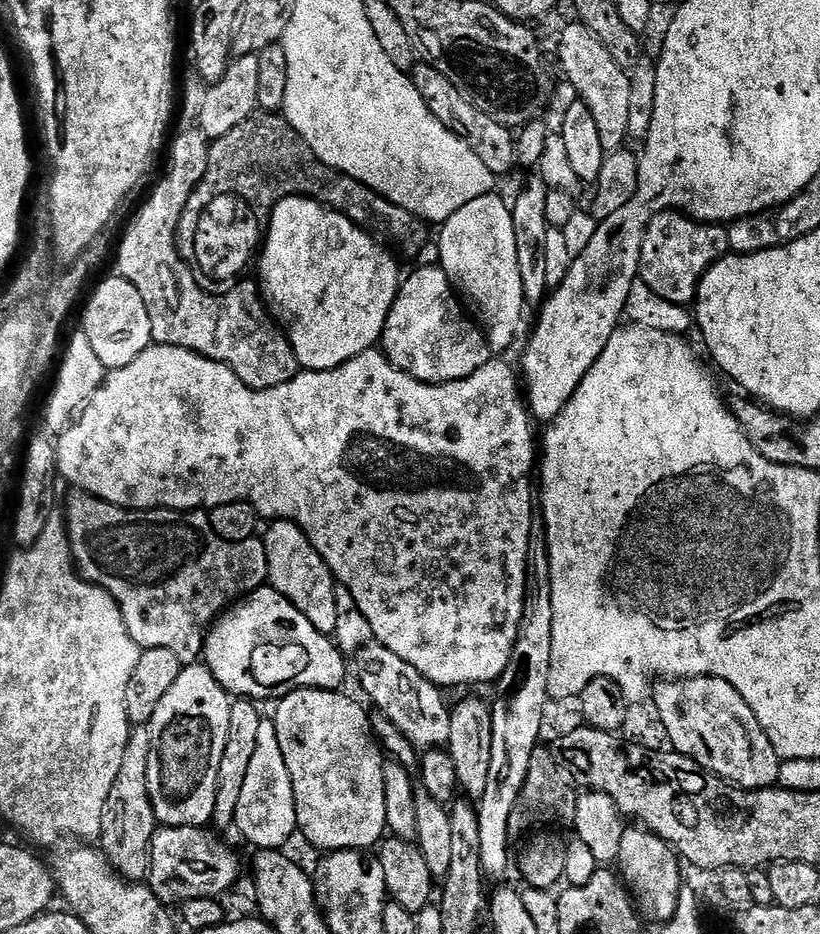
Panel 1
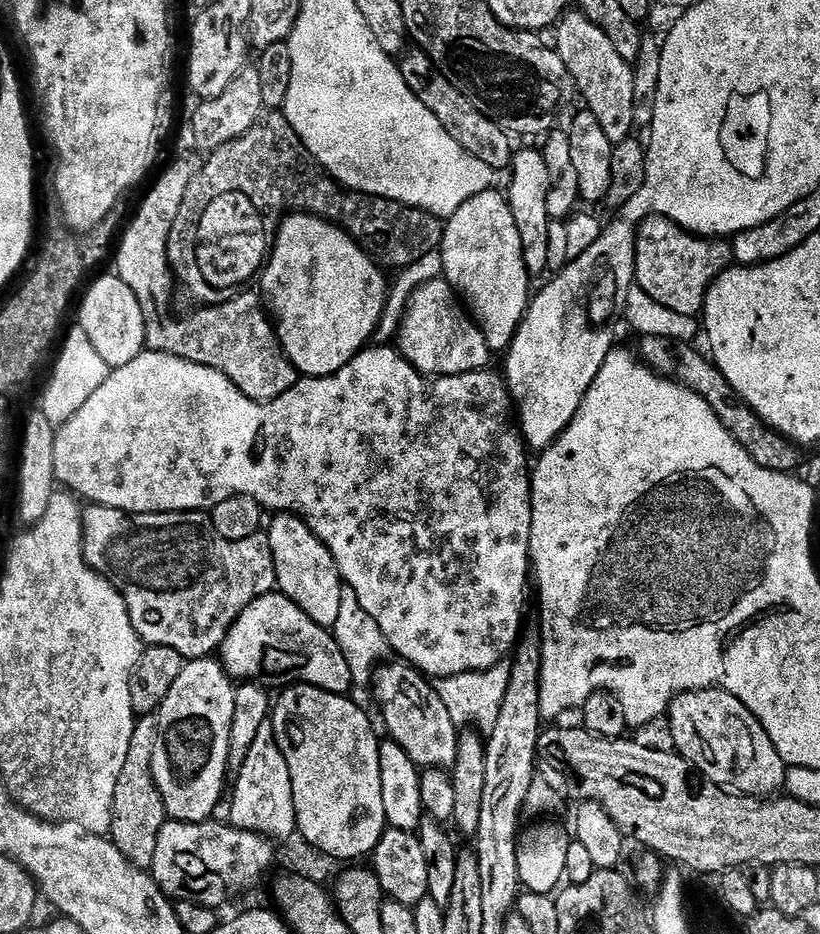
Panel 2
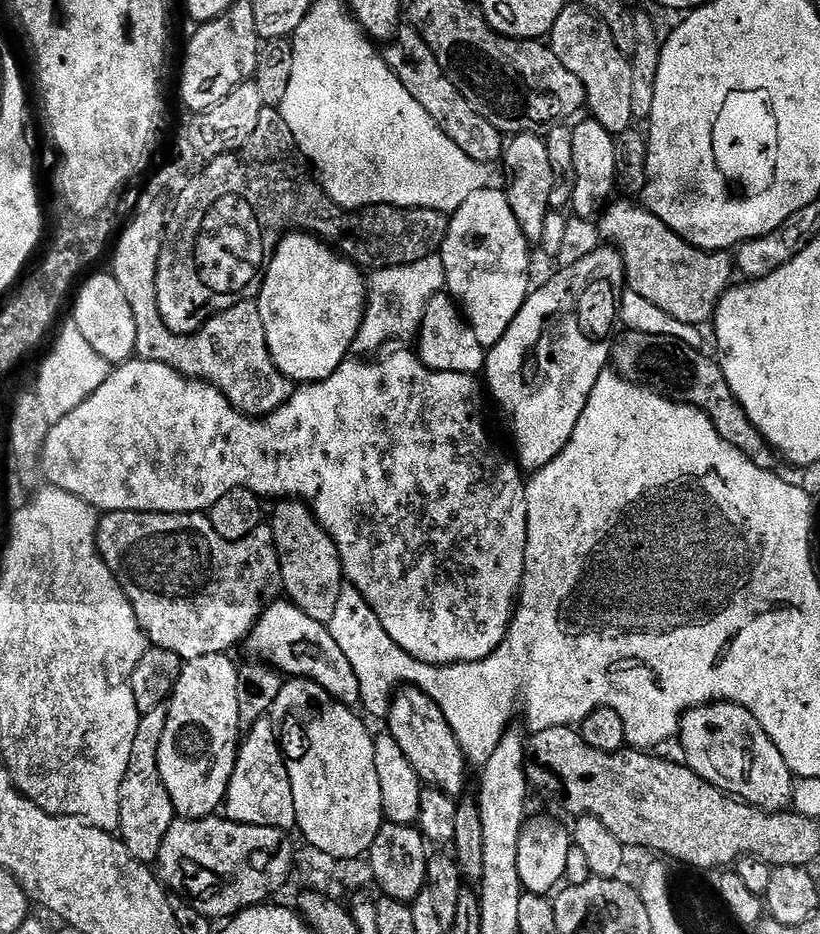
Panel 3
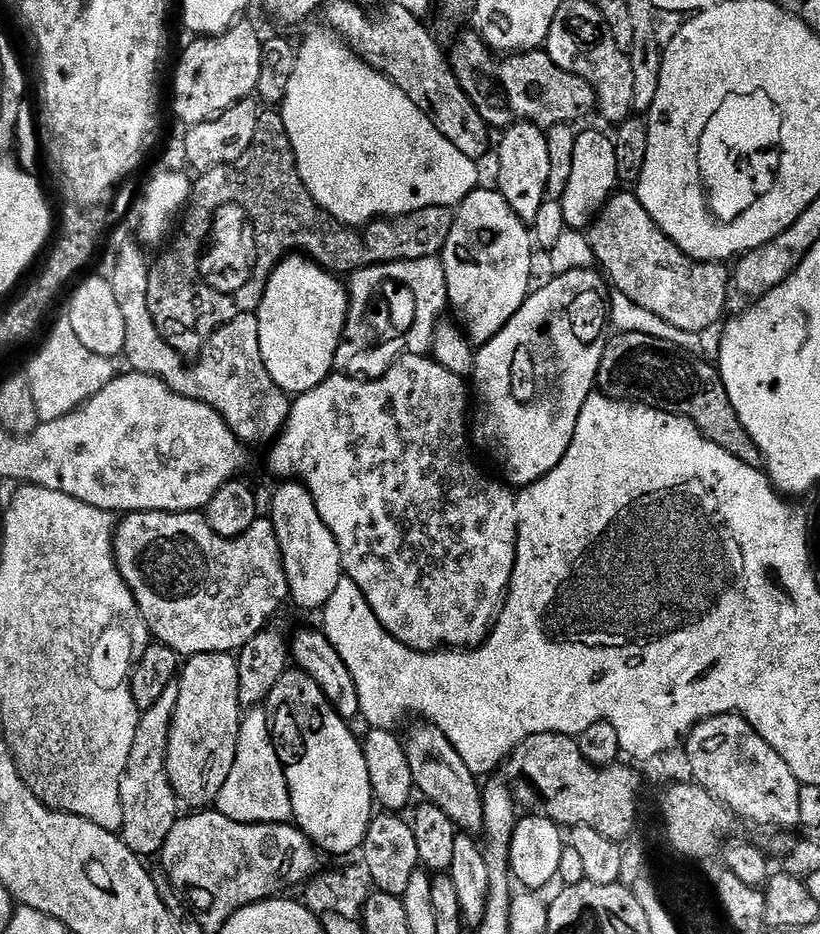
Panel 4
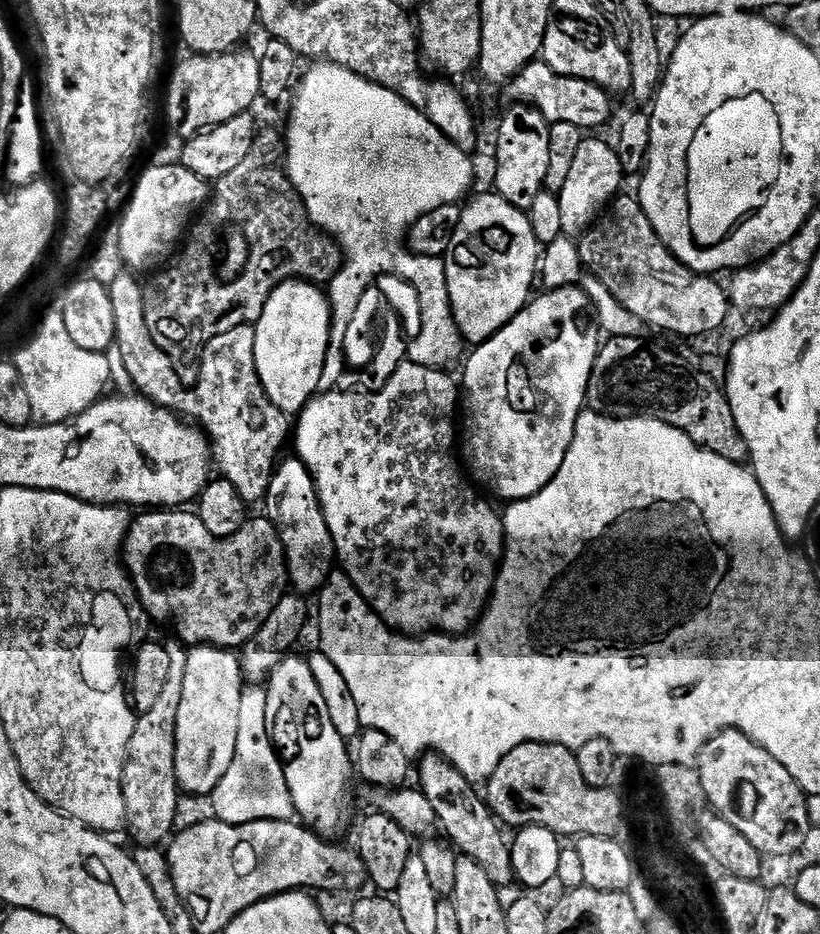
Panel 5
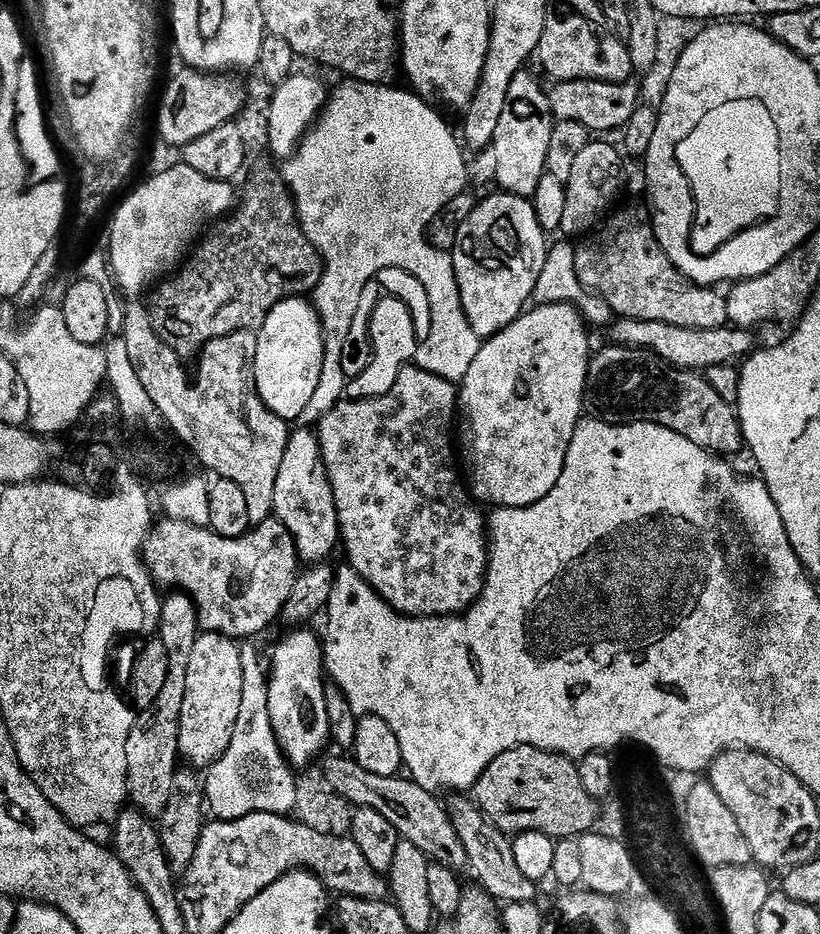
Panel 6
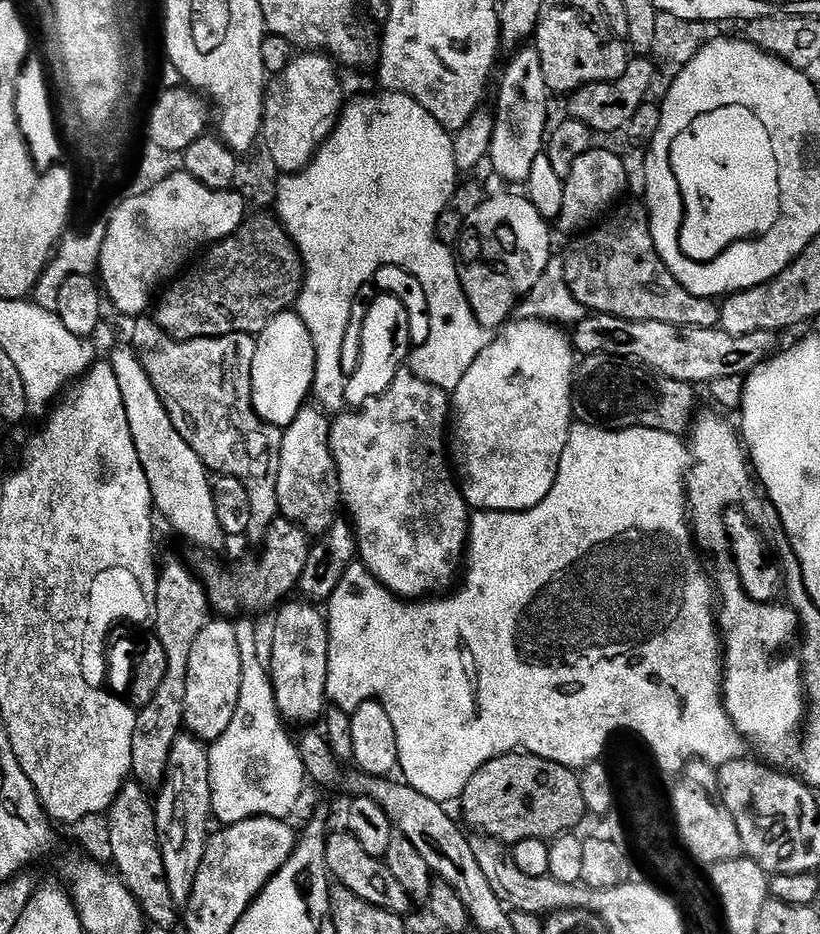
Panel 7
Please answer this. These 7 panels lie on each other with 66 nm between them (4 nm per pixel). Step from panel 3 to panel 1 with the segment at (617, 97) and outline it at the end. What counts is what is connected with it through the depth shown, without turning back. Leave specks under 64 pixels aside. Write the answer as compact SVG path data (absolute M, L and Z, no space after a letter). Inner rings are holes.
M571 22L564 28L560 36L560 68L564 71L566 79L572 83L572 88L578 94L580 101L589 107L594 120L598 122L599 137L602 138L602 146L605 153L616 152L619 148L625 147L629 139L628 123L630 122L630 75L614 58L610 58L610 50L594 38L592 31L579 22Z

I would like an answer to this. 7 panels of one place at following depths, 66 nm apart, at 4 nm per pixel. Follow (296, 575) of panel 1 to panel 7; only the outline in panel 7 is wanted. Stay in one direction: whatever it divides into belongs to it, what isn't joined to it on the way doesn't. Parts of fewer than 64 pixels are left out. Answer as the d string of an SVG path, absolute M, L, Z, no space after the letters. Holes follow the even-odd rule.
M305 406L292 425L283 429L280 465L278 466L278 506L283 519L303 528L309 537L320 538L329 532L341 511L340 483L330 450L330 420L319 407Z

